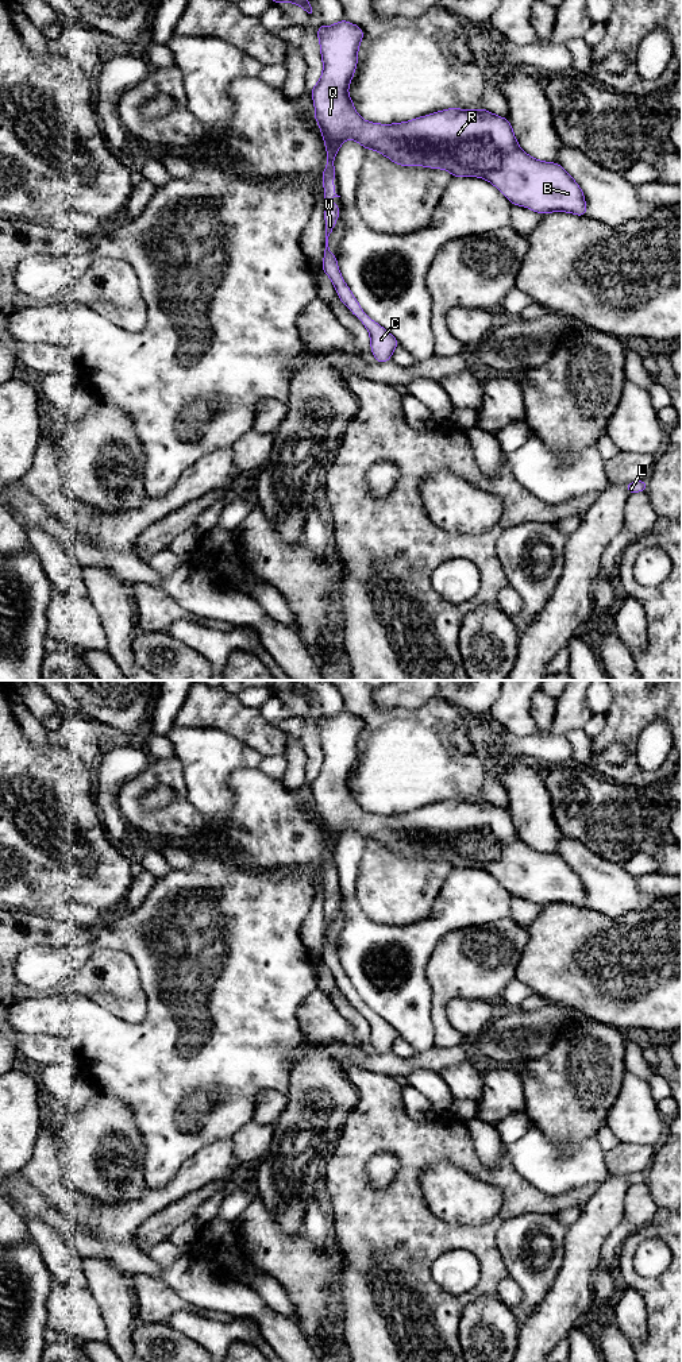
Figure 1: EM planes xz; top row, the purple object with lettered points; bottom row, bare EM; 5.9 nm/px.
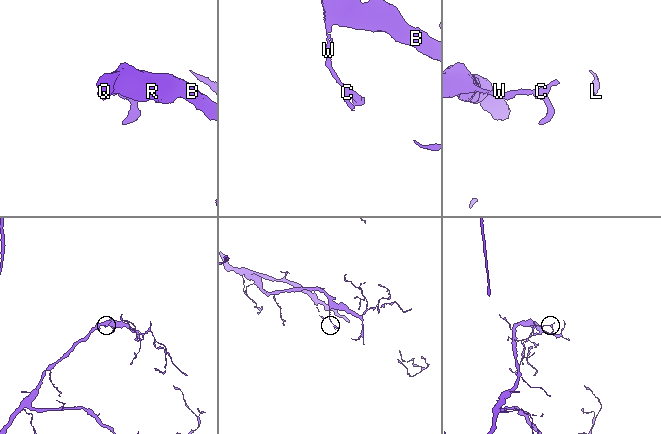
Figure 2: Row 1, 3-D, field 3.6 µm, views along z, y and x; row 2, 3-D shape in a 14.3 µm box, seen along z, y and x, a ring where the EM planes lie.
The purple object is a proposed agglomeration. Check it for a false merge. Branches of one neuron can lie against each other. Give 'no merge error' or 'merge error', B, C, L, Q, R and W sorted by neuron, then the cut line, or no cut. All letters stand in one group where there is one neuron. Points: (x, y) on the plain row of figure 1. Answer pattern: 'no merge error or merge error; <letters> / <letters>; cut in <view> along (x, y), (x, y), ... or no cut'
no merge error; B C L Q R W; no cut

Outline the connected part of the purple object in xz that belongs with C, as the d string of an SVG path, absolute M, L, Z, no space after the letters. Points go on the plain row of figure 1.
M342 710L340 713L325 718L323 714L317 718L317 729L320 734L320 744L323 751L323 764L320 772L312 778L312 791L315 795L315 811L320 818L320 823L324 830L327 841L327 856L324 864L321 865L323 879L325 884L323 886L325 892L325 941L321 961L331 969L335 981L340 992L358 1008L366 1020L370 1025L370 1037L371 1045L374 1046L377 1054L389 1053L396 1038L400 1037L398 1031L390 1026L385 1019L378 1014L373 1012L361 999L357 989L346 976L339 958L338 950L328 938L328 927L332 923L335 914L340 904L340 896L334 896L330 894L332 888L340 888L335 884L335 875L330 872L336 869L334 852L338 841L346 830L357 832L366 841L375 841L379 845L388 848L392 853L401 857L425 857L432 860L443 860L452 865L452 868L479 868L485 869L493 875L510 894L512 896L520 896L529 899L540 906L550 903L569 903L577 907L587 907L586 892L582 884L581 877L574 872L571 865L569 865L560 856L556 853L543 853L537 852L533 848L523 842L516 832L516 827L512 821L509 810L497 807L488 800L459 800L448 799L444 802L434 803L413 811L394 815L378 815L363 811L355 802L352 791L348 788L348 776L352 771L352 767L358 755L358 740L363 729L363 721L347 711Z

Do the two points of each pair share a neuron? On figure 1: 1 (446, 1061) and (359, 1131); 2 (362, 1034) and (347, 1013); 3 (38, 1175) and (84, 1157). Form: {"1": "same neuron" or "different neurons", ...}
{"1": "different neurons", "2": "same neuron", "3": "different neurons"}

